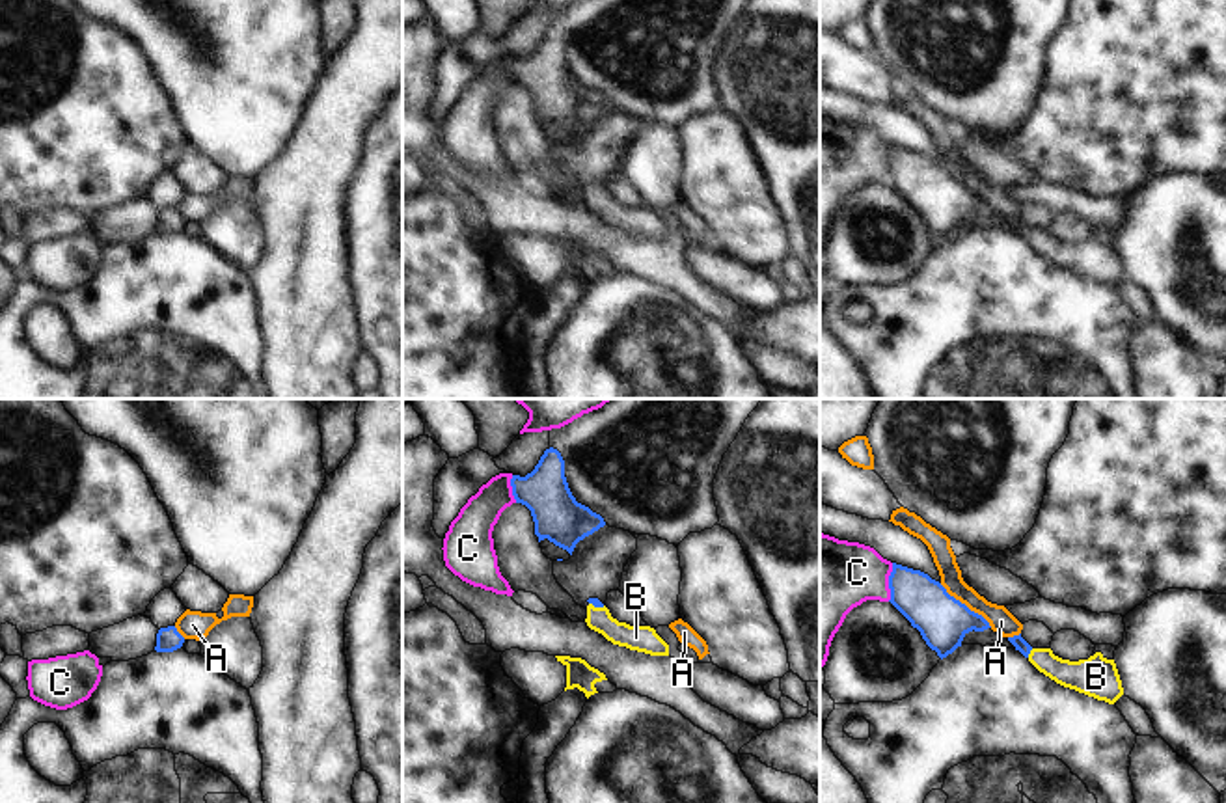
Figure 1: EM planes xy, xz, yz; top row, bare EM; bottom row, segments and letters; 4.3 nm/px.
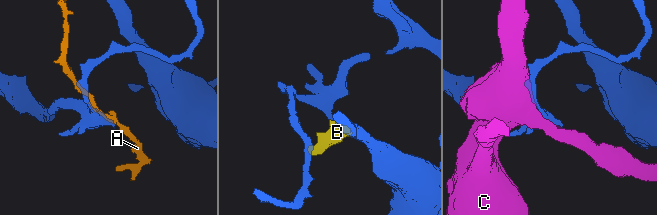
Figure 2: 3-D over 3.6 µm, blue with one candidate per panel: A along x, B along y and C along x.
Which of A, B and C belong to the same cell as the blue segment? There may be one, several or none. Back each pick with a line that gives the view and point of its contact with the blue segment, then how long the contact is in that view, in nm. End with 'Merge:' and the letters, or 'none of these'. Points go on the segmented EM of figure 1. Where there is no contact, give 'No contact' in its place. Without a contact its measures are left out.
B: Touches blue at yz (1029, 653). Shared border 50 nm
Merge: B.

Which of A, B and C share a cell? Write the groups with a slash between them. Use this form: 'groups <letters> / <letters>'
groups A / B / C

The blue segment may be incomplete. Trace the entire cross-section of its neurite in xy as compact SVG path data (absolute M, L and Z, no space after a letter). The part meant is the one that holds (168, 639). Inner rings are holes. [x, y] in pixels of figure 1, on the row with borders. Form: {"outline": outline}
{"outline": "M175 626L160 628L157 633L157 652L173 652L181 648L184 643L184 637L177 632Z"}

